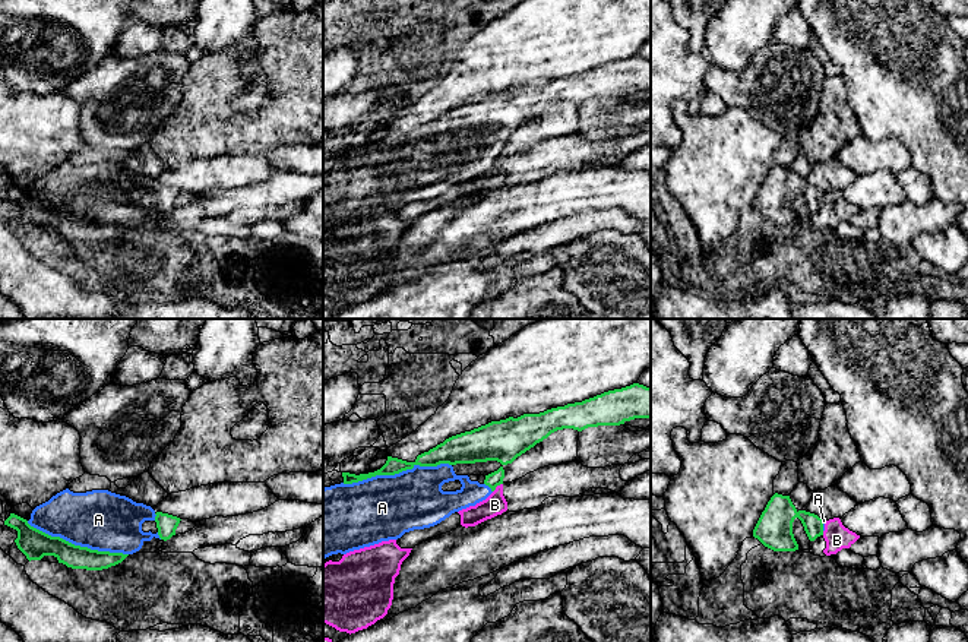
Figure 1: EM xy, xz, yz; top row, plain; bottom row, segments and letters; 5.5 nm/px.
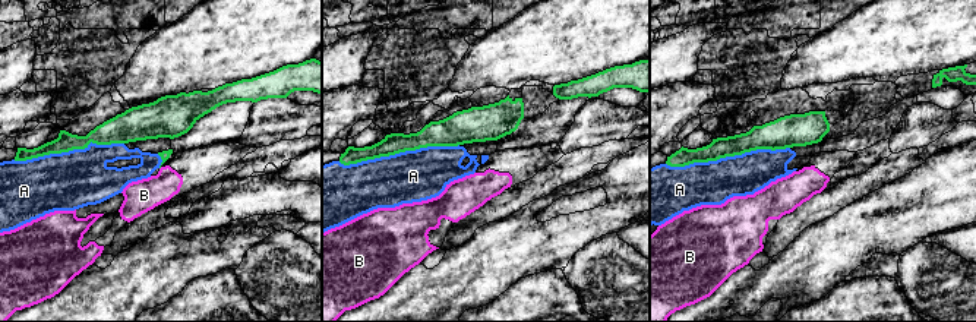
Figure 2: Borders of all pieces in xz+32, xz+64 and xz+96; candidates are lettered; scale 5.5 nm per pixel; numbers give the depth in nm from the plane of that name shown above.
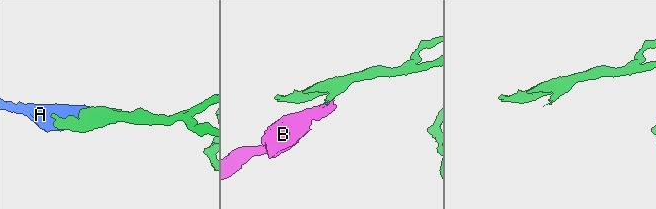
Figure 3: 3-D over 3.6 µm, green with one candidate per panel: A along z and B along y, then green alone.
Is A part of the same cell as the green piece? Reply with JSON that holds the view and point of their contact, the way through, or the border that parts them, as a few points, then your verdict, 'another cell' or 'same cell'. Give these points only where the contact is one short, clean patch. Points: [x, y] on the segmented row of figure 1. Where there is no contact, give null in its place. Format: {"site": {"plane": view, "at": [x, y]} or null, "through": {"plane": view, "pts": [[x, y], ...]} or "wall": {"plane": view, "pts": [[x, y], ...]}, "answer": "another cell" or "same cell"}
{"site": {"plane": "xz", "at": [396, 473]}, "answer": "same cell"}

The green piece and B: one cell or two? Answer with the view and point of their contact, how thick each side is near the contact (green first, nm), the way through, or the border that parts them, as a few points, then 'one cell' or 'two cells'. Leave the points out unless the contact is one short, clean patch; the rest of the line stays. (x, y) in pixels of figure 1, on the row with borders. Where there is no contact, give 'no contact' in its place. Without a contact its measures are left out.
contact xz (496, 486); calibres 80 and 120 nm; border xz (502, 483), (493, 492); two cells

